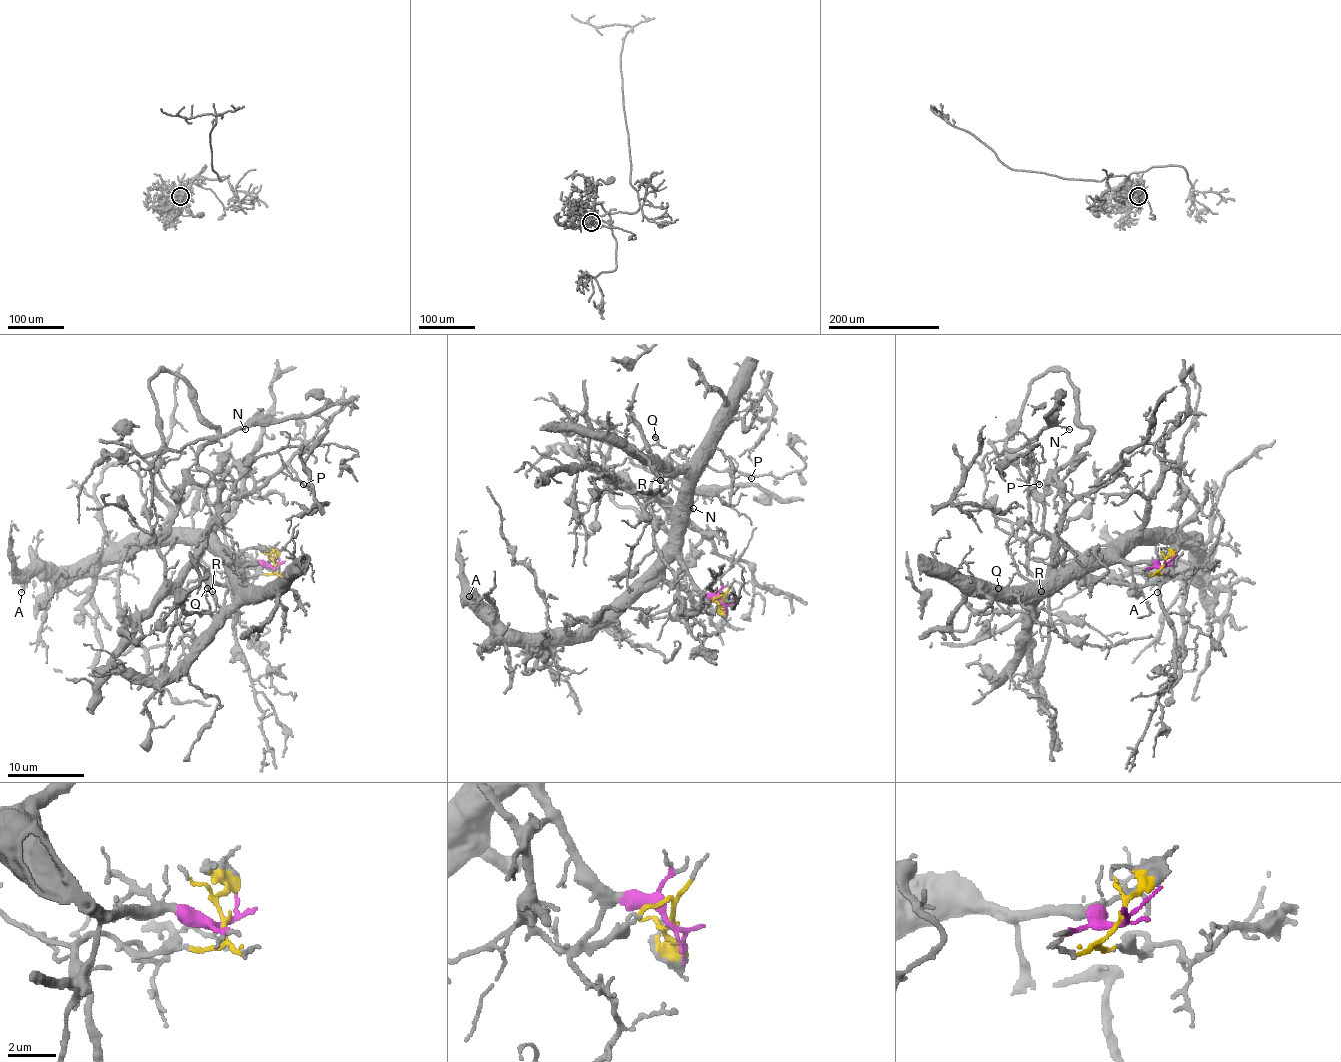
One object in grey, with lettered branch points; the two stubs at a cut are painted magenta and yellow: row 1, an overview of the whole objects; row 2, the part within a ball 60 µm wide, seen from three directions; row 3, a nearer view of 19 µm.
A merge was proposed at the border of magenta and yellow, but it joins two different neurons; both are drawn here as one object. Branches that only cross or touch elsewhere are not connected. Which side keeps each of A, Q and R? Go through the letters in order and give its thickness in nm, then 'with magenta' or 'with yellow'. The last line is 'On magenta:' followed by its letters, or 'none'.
A: 110 nm | with magenta
Q: 110 nm | with magenta
R: 90 nm | with magenta
On magenta: A, Q, R

